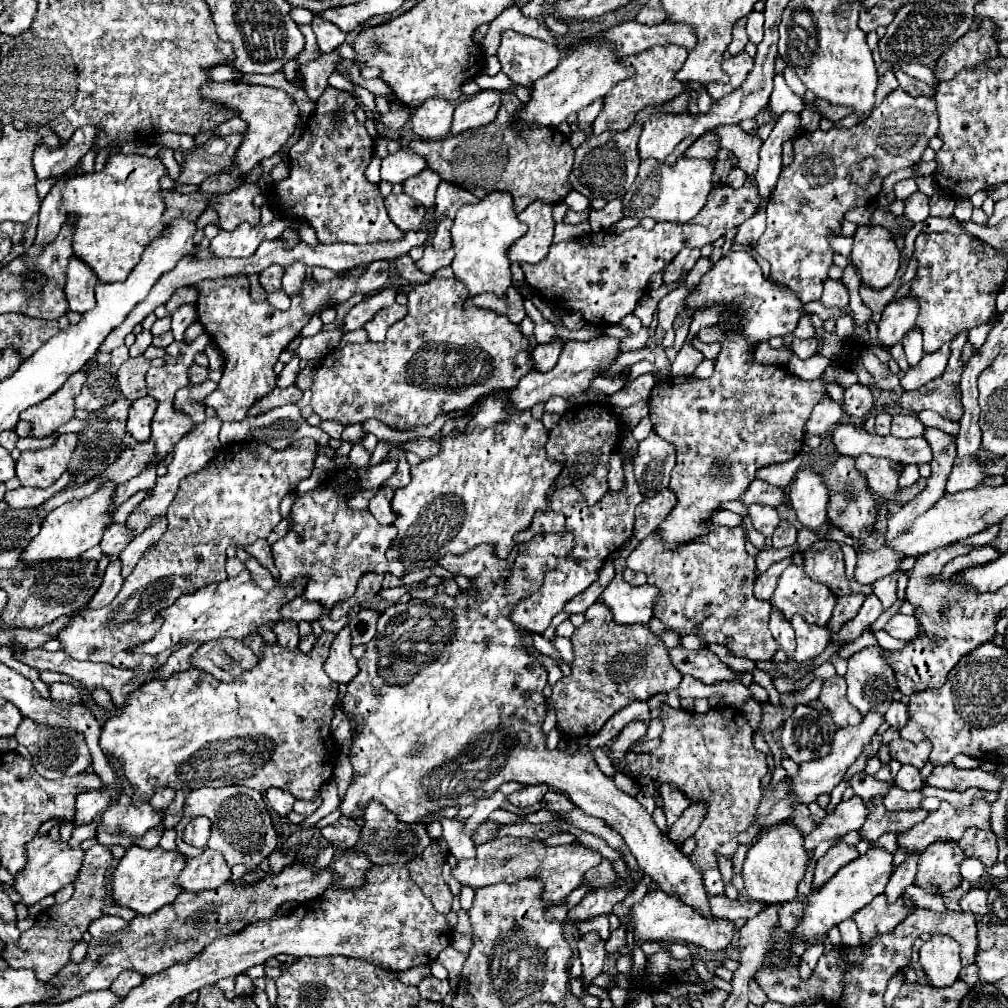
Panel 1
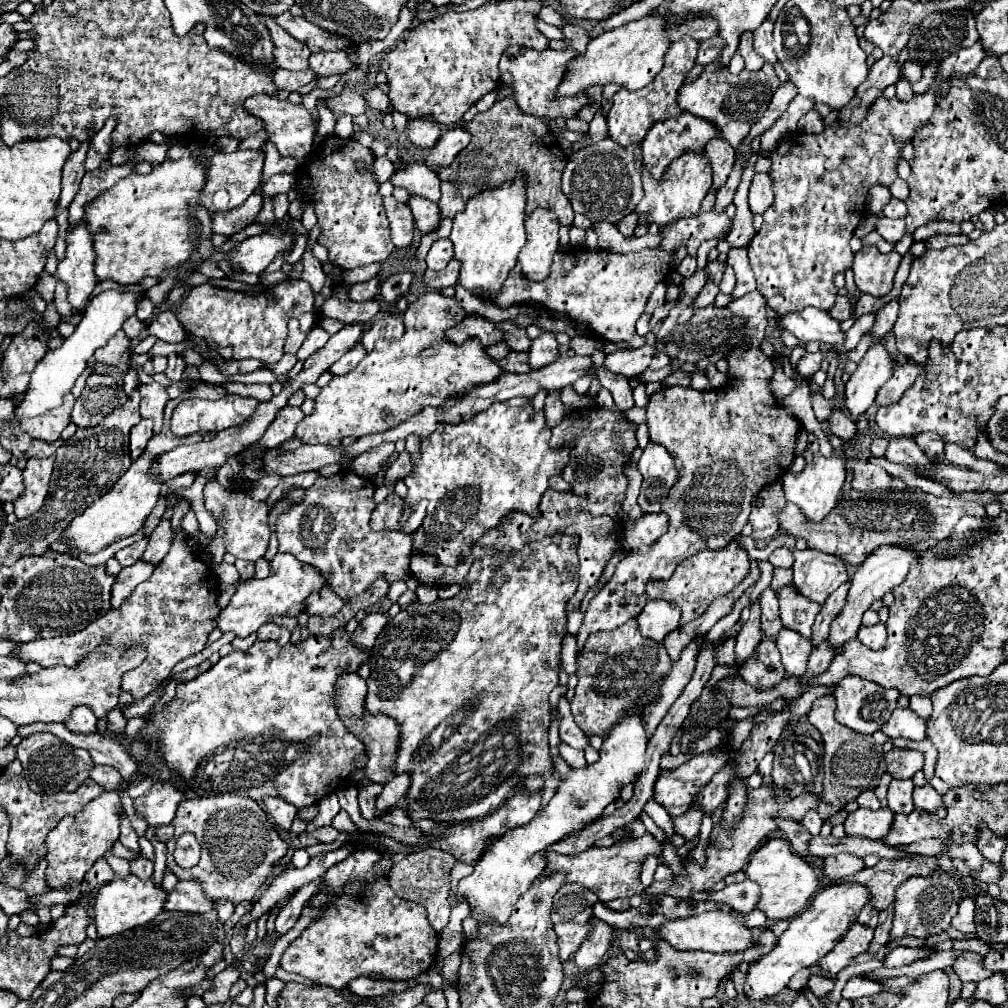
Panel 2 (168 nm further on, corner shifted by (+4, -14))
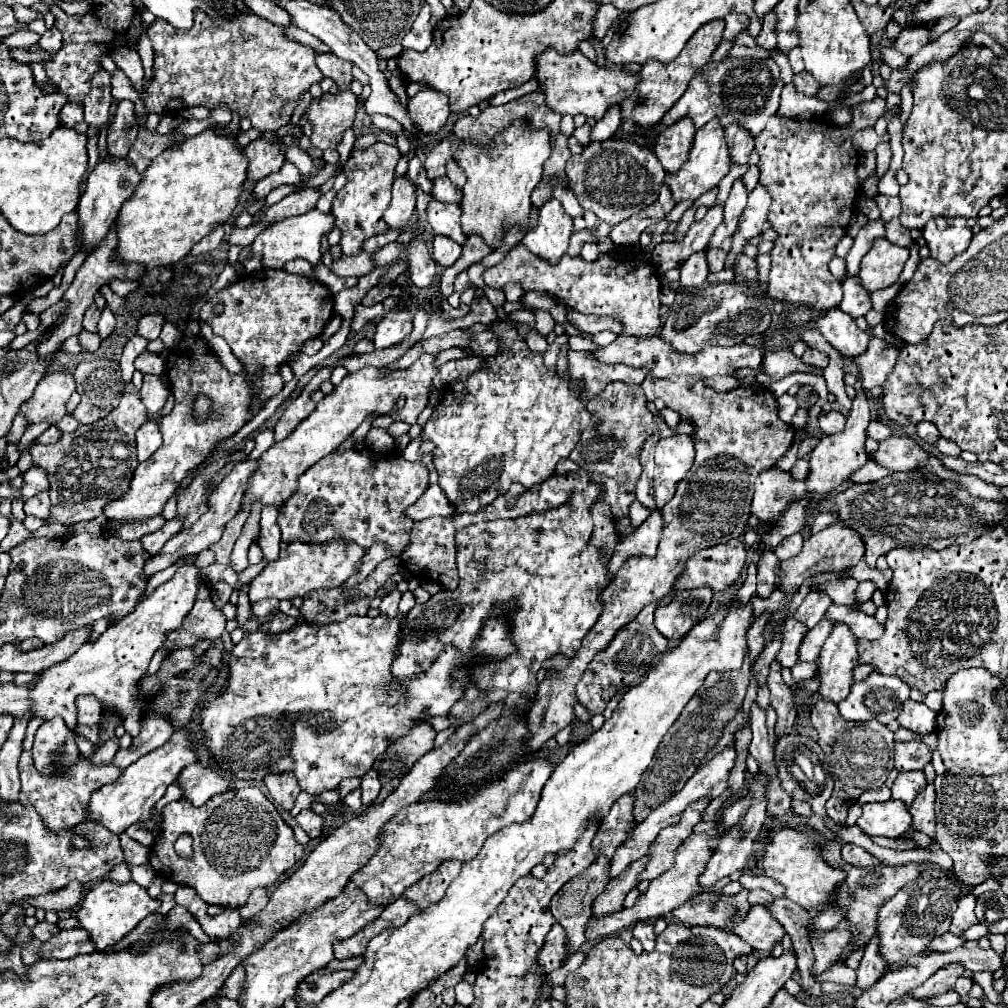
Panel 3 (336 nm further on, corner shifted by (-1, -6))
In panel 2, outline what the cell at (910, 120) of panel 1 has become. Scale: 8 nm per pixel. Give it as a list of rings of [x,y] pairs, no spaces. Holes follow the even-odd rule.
[[[978,40],[974,46],[958,50],[956,54],[940,62],[940,74],[936,76],[936,82],[930,86],[926,94],[914,96],[910,102],[904,102],[904,104],[898,104],[898,100],[888,100],[880,96],[872,102],[872,110],[868,110],[866,122],[848,124],[848,122],[836,120],[822,134],[792,132],[784,136],[776,148],[764,152],[764,156],[772,160],[768,174],[772,178],[774,204],[764,212],[764,224],[758,230],[758,234],[752,238],[748,246],[748,256],[750,256],[752,270],[756,274],[758,292],[766,298],[766,304],[772,310],[776,310],[778,314],[790,314],[806,306],[814,306],[820,310],[830,310],[834,306],[838,288],[834,286],[832,278],[836,272],[844,272],[846,268],[852,266],[854,252],[850,250],[848,240],[854,236],[856,226],[864,218],[868,190],[874,184],[890,186],[898,178],[896,158],[900,158],[900,150],[904,142],[912,140],[916,128],[920,128],[932,116],[938,94],[944,94],[944,90],[948,90],[948,74],[972,72],[986,56],[988,52],[980,46],[980,40]]]

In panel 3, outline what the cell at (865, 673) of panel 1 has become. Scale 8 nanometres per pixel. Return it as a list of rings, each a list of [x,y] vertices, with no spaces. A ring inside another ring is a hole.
[[[871,672],[863,682],[851,686],[849,696],[839,702],[839,712],[845,720],[877,720],[889,724],[897,718],[907,698],[909,686],[905,686],[901,678]]]

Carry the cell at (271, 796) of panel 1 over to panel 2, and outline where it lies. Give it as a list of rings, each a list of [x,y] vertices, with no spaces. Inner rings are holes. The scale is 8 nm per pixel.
[[[264,798],[264,806],[266,806],[266,812],[274,818],[274,822],[284,828],[284,830],[290,830],[292,826],[292,820],[298,812],[296,806],[288,804],[288,800],[284,798]]]

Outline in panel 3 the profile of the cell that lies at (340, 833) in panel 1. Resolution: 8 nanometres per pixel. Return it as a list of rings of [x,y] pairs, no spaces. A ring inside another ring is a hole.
[[[303,810],[295,817],[297,824],[315,840],[323,834],[323,816],[315,814],[313,810]]]

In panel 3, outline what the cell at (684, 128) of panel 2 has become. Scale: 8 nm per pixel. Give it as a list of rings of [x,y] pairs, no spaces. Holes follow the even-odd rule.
[[[681,118],[679,122],[663,128],[657,134],[653,152],[663,164],[665,172],[673,174],[681,168],[681,164],[689,154],[689,146],[693,144],[693,134],[695,134],[695,126],[691,118]]]

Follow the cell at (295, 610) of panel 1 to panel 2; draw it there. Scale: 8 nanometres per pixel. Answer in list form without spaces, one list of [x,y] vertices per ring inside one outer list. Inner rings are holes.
[[[322,588],[320,592],[312,594],[312,596],[306,600],[306,606],[308,606],[308,608],[306,608],[308,614],[336,614],[336,612],[344,606],[344,602],[336,600],[334,594],[332,594],[332,590]]]

